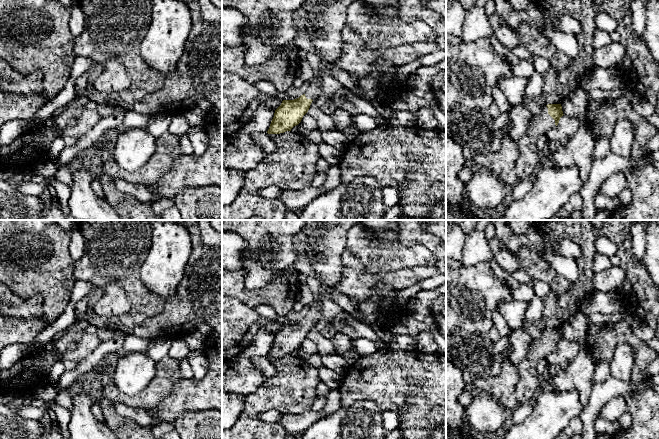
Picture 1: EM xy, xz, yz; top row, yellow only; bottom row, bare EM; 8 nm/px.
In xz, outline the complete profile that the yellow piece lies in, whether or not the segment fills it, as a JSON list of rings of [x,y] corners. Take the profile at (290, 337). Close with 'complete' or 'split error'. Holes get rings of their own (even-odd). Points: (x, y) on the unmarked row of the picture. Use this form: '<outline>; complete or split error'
[[[306,220],[301,233],[308,237],[303,244],[301,254],[304,259],[312,265],[313,272],[319,275],[320,292],[319,299],[310,304],[306,316],[294,324],[283,324],[281,329],[275,334],[268,358],[280,358],[298,349],[303,340],[308,336],[313,324],[321,319],[323,301],[331,298],[331,292],[338,290],[338,282],[342,276],[344,265],[341,256],[346,250],[346,234],[359,220]]]; split error

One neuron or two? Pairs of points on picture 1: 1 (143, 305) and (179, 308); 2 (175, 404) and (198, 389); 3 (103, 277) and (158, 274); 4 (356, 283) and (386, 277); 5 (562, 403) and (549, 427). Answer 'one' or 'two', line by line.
1: two
2: one
3: two
4: one
5: one

